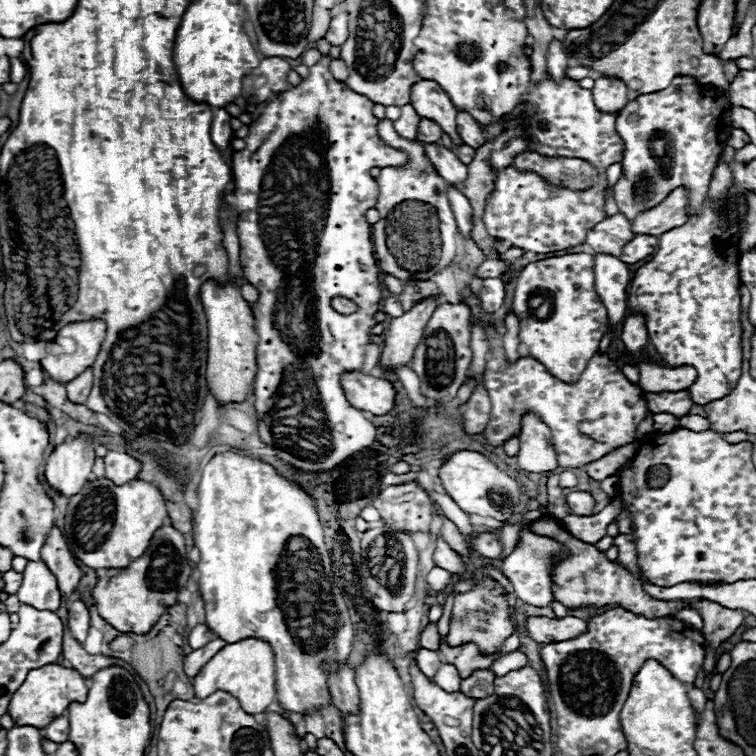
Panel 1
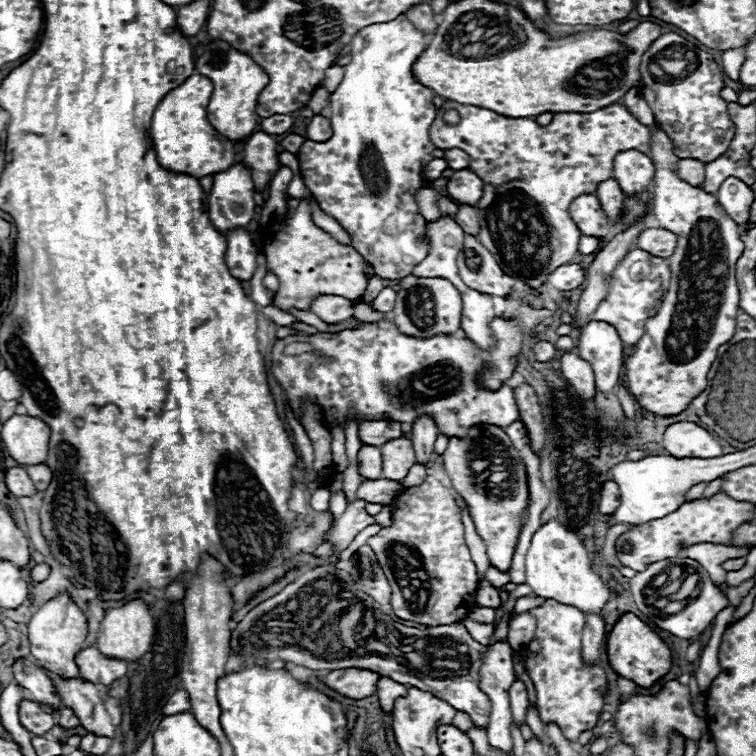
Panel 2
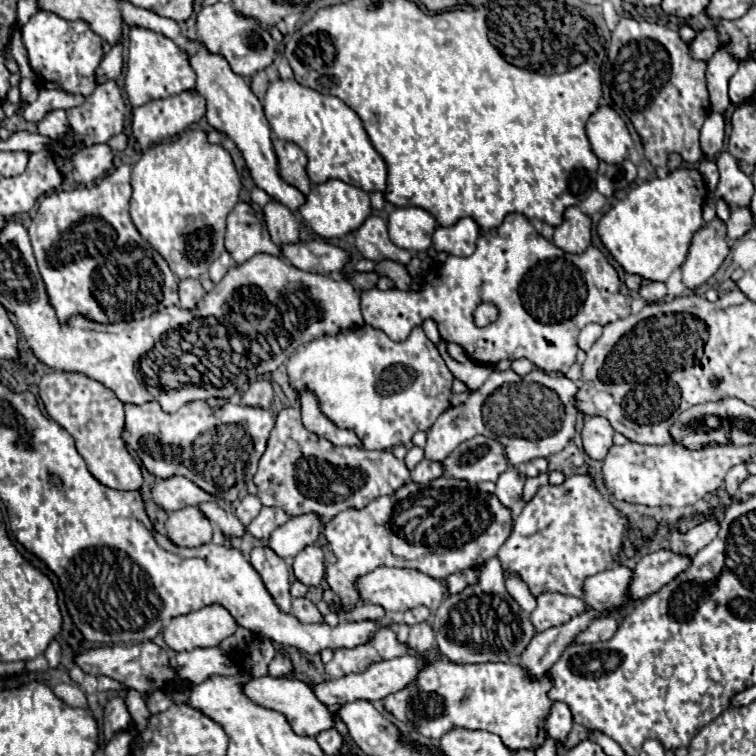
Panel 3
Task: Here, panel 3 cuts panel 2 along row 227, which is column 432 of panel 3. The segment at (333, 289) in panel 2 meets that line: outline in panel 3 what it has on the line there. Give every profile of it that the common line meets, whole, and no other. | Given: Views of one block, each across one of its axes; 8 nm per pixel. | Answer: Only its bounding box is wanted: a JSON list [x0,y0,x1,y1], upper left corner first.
[360,214,630,374]

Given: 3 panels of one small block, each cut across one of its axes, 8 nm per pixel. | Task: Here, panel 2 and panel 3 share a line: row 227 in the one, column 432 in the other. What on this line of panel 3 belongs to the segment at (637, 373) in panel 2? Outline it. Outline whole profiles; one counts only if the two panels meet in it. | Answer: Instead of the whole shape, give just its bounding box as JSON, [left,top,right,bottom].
[384,660,552,752]

